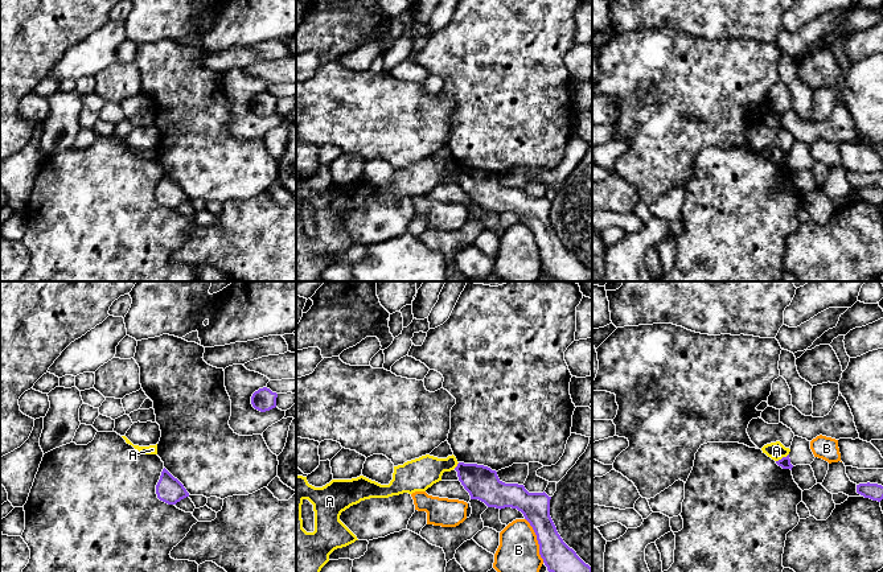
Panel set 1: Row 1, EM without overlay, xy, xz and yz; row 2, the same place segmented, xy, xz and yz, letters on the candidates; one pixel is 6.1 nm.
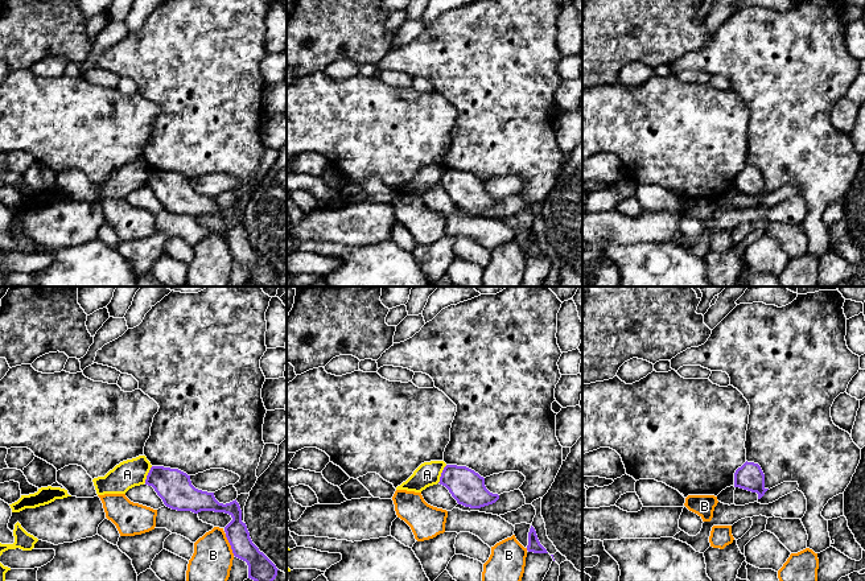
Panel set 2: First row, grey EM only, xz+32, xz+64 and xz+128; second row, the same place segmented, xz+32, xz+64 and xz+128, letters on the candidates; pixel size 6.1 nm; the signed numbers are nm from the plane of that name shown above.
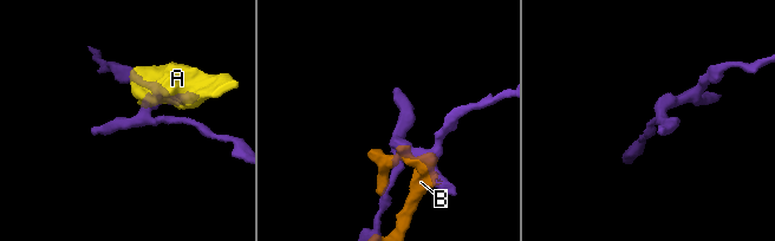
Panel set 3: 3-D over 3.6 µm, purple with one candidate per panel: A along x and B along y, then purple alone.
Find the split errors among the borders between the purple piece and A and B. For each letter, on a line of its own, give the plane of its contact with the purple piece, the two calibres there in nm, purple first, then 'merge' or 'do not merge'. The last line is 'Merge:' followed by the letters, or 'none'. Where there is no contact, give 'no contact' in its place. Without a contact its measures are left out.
A: meets purple in yz; 70 nm thick on the purple side, 110 nm on the other; do not merge
B: meets purple in xz; 190 nm thick on the purple side, 280 nm on the other; do not merge
Merge: none

